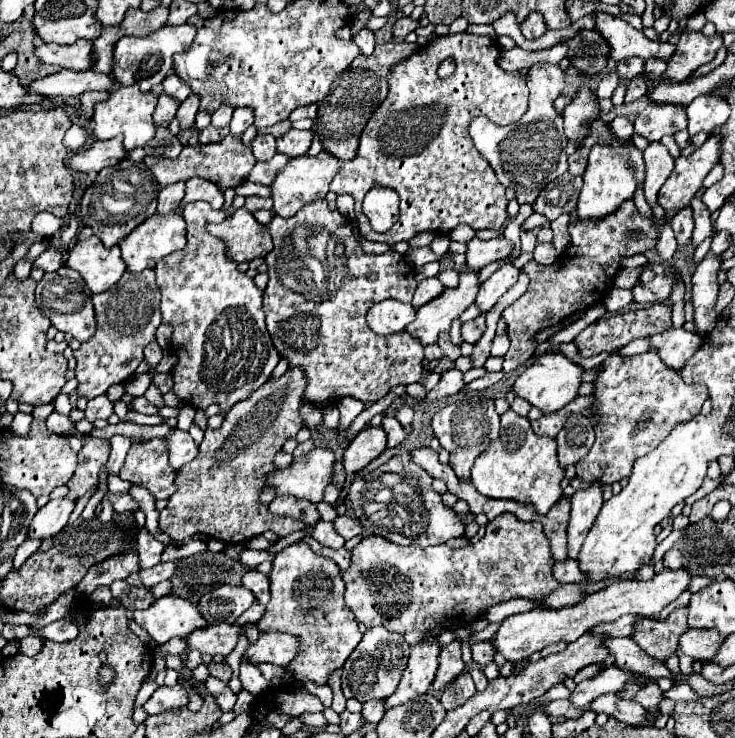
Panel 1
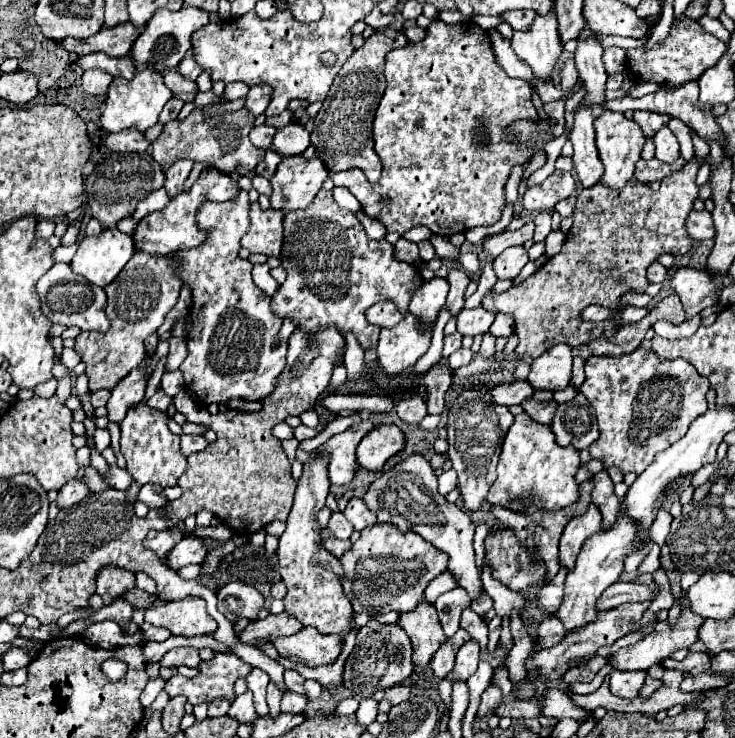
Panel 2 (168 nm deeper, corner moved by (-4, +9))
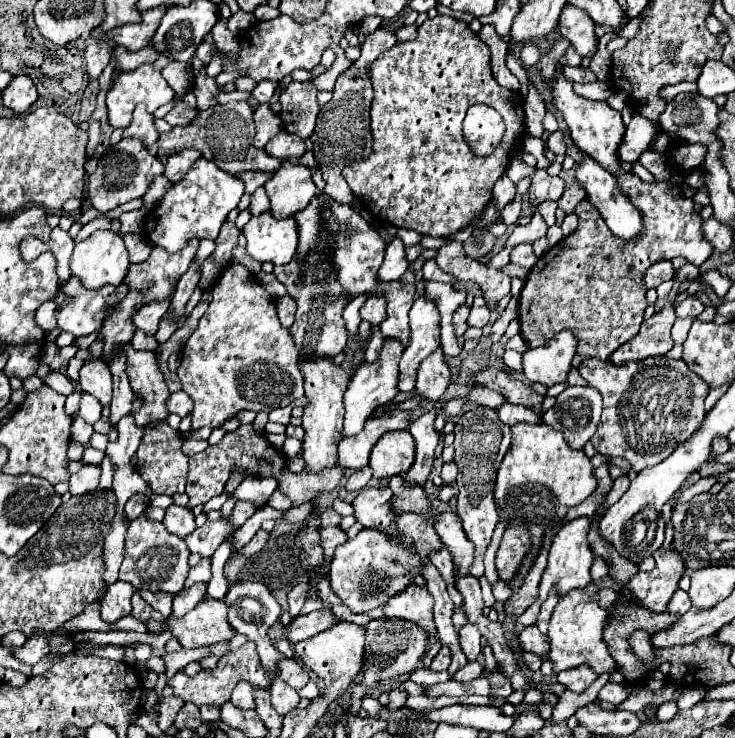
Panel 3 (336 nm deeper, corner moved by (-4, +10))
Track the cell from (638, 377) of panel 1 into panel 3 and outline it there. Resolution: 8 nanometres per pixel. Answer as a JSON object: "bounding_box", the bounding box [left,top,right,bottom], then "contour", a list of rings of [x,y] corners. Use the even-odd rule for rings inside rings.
{"bounding_box":[578,356,710,472],"contour":[[[652,356],[616,366],[610,360],[584,358],[578,370],[588,380],[588,386],[596,388],[604,398],[602,420],[590,442],[606,458],[628,460],[636,472],[670,456],[704,420],[704,398],[710,388],[688,370],[684,360]]]}

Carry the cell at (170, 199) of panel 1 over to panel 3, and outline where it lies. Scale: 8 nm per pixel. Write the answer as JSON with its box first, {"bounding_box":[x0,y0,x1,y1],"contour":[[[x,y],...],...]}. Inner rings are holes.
{"bounding_box":[164,148,200,182],"contour":[[[188,148],[188,150],[182,150],[178,152],[176,156],[170,156],[166,160],[166,170],[164,170],[164,176],[170,180],[170,182],[180,182],[188,170],[192,168],[192,164],[200,158],[200,152],[196,152],[194,148]]]}

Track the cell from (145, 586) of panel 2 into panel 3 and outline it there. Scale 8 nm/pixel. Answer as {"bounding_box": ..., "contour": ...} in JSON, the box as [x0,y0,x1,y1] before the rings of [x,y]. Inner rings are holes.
{"bounding_box":[140,590,172,616],"contour":[[[140,590],[140,594],[146,602],[150,602],[164,616],[168,616],[168,612],[172,612],[172,594],[168,594],[168,592],[150,592],[150,590]]]}

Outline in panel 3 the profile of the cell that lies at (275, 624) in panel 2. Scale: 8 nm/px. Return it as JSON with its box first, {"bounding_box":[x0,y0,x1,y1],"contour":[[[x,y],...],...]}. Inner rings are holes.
{"bounding_box":[284,612,338,642],"contour":[[[310,612],[304,616],[296,616],[288,626],[284,626],[284,638],[290,642],[300,642],[306,638],[312,638],[314,634],[326,630],[328,626],[332,626],[332,622],[338,622],[338,618],[330,612]]]}

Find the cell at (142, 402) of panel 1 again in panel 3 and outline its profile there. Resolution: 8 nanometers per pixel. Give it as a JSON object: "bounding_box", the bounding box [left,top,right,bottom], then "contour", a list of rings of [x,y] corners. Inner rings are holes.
{"bounding_box":[166,390,192,416],"contour":[[[182,390],[176,394],[170,394],[166,400],[166,410],[176,412],[178,416],[186,416],[188,412],[192,412],[192,398],[188,398],[188,394]]]}

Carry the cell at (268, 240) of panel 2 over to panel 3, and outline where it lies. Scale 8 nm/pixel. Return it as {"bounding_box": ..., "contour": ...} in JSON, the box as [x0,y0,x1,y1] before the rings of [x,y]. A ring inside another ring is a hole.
{"bounding_box":[242,212,296,264],"contour":[[[270,212],[252,216],[242,228],[246,236],[246,250],[258,262],[288,264],[296,256],[296,220],[274,218]]]}

